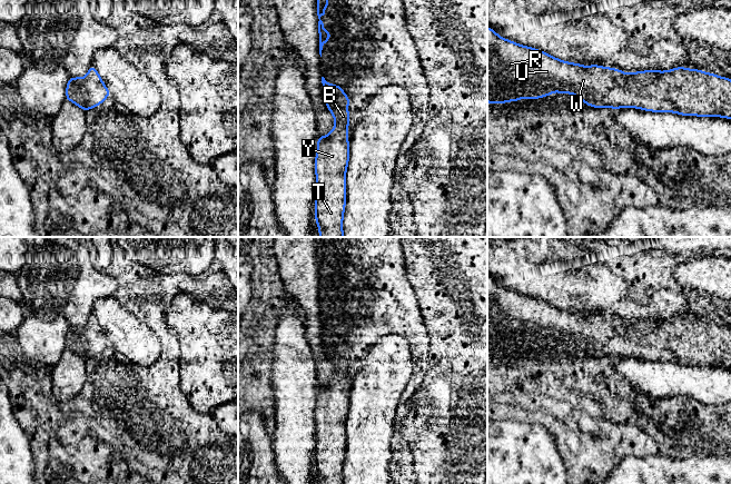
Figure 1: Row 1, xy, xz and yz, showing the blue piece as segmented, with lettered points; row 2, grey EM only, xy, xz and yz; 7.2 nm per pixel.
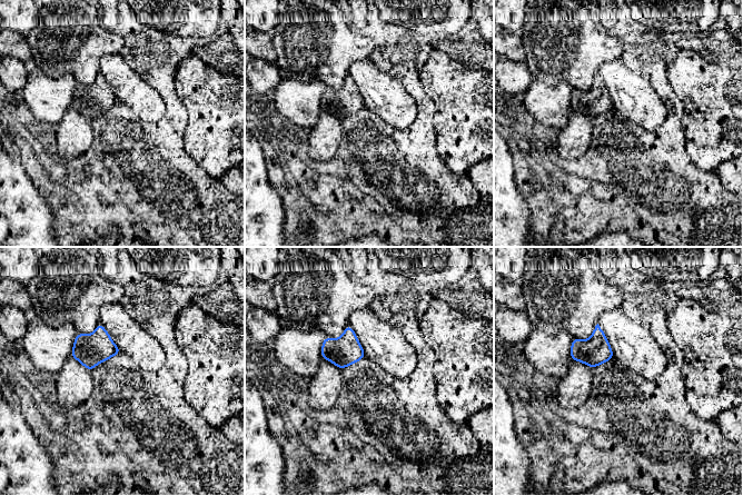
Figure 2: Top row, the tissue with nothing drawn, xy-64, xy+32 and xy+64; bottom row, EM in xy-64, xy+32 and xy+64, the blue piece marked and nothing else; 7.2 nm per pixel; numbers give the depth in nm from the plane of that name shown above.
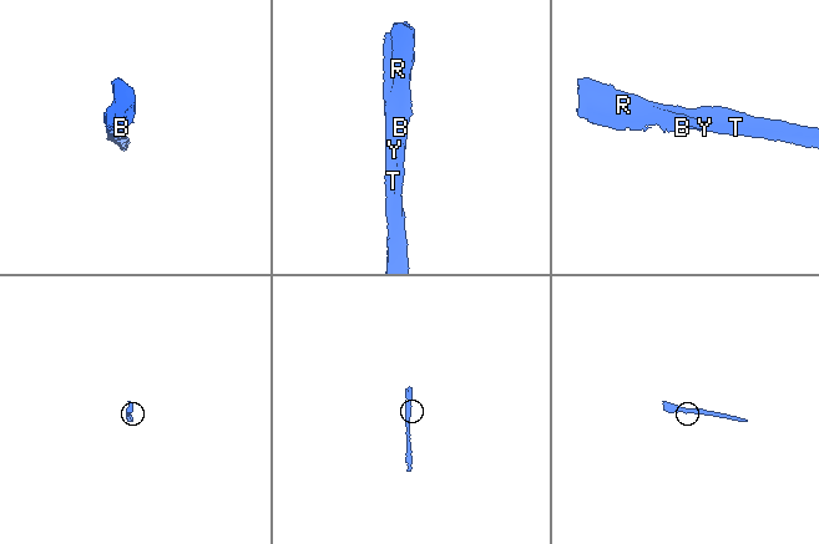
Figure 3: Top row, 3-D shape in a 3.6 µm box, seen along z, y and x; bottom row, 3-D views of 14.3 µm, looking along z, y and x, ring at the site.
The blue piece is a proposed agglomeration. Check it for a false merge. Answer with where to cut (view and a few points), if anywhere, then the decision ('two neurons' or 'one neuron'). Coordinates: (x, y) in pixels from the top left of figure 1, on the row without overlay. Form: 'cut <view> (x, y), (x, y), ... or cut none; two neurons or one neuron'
cut none; one neuron

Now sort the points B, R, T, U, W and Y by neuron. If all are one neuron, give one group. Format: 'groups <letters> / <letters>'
groups B R T U W Y

